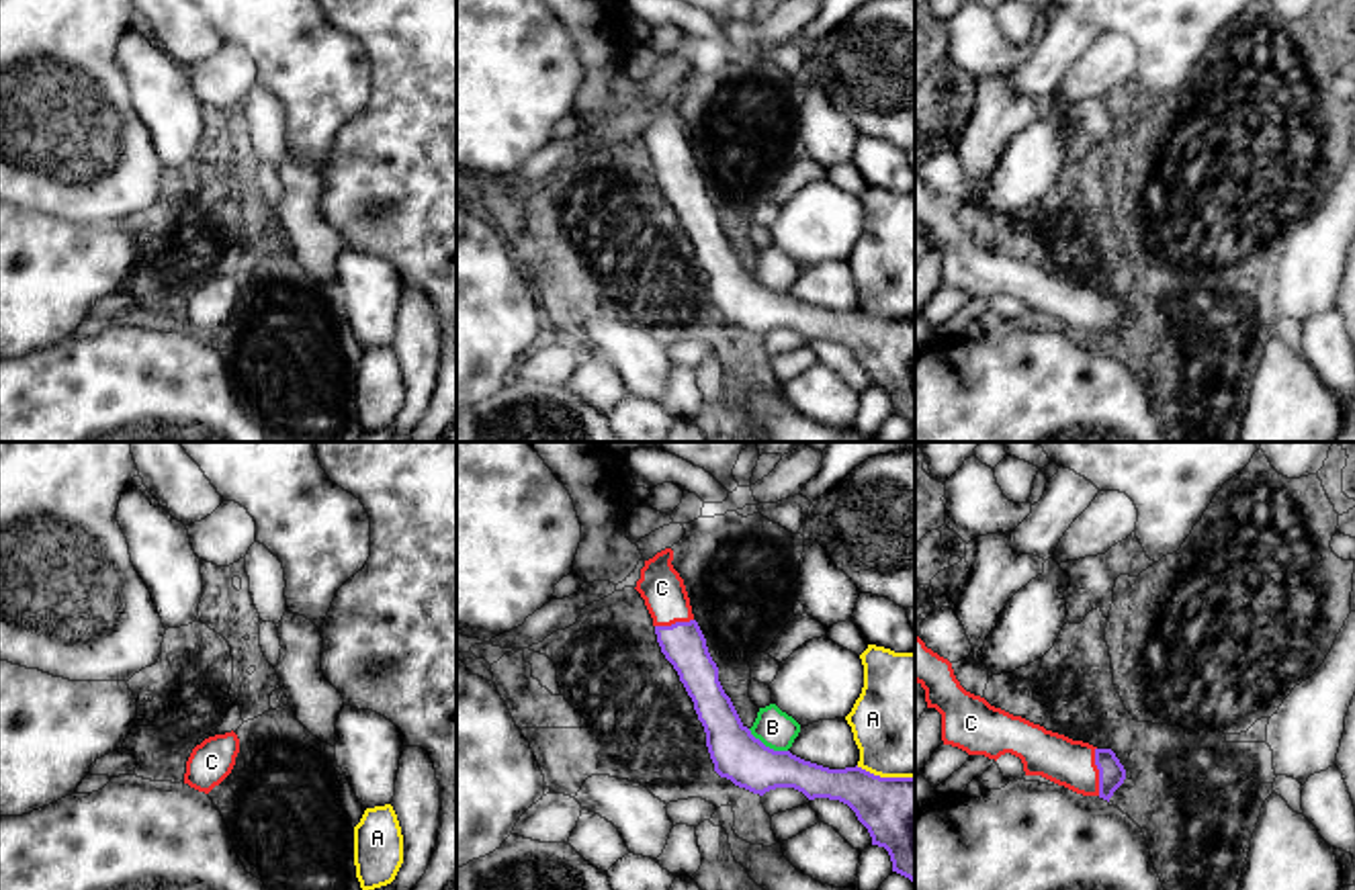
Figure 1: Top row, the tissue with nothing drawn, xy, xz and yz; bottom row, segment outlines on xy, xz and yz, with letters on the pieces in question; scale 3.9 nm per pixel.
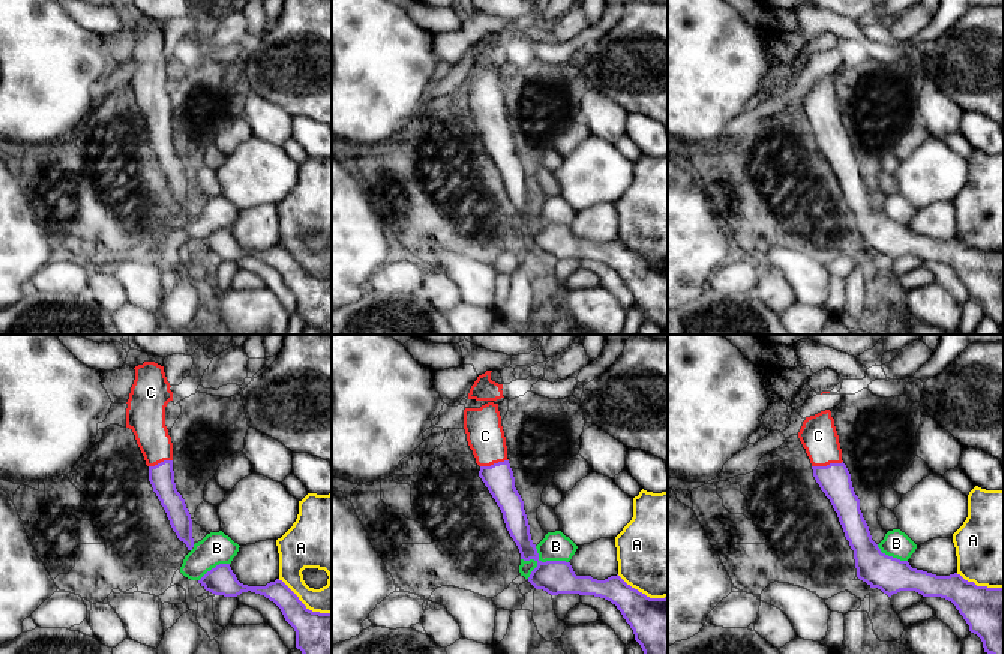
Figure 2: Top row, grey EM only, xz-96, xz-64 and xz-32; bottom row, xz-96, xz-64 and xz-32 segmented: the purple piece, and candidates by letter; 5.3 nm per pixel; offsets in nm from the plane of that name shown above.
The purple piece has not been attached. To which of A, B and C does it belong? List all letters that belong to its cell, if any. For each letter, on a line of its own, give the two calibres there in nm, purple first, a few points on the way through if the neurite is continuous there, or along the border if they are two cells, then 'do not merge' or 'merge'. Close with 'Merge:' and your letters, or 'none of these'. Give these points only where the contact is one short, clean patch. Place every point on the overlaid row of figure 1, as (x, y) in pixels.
A: calibres 320 and 440 nm; do not merge
B: calibres 200 and 150 nm; do not merge
C: calibres 110 and 190 nm; way yz (1112, 774), (1100, 772), (1071, 764); merge
Merge: C

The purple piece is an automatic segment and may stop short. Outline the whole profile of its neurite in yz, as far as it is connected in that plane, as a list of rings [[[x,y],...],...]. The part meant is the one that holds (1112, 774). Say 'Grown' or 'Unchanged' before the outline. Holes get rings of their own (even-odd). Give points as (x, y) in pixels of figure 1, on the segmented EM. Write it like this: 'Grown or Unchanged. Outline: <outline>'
Grown. Outline: [[[917,634],[915,681],[925,689],[927,708],[942,714],[944,745],[995,761],[1011,753],[1021,759],[1025,775],[1042,775],[1077,794],[1107,802],[1126,780],[1126,769],[1111,749],[1046,730],[966,692],[952,663],[927,649]]]

